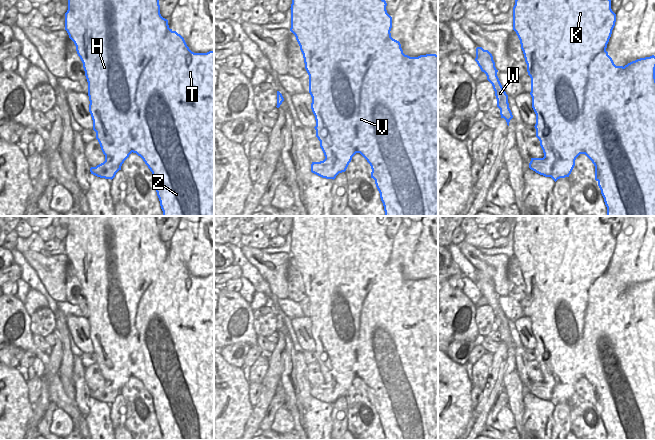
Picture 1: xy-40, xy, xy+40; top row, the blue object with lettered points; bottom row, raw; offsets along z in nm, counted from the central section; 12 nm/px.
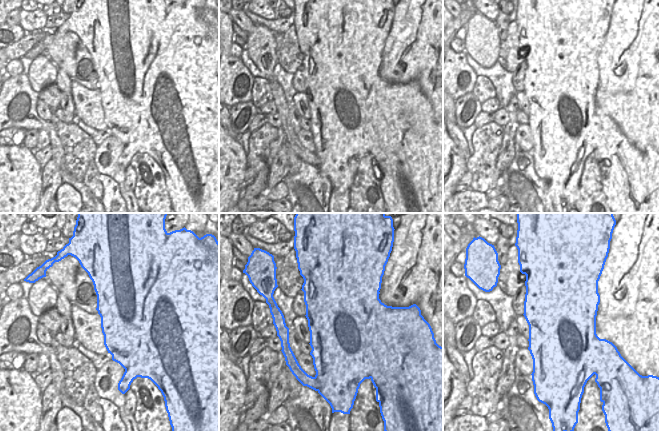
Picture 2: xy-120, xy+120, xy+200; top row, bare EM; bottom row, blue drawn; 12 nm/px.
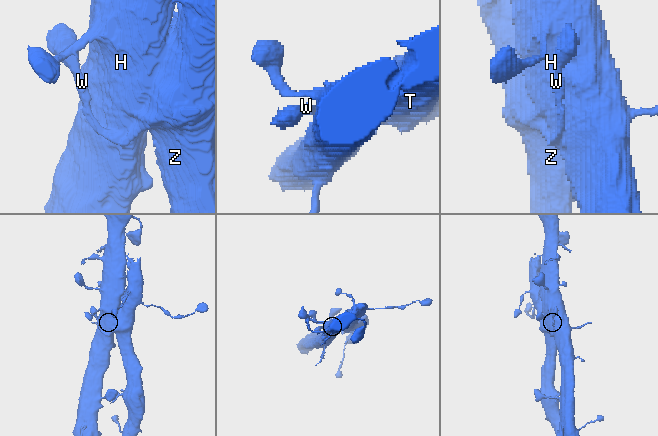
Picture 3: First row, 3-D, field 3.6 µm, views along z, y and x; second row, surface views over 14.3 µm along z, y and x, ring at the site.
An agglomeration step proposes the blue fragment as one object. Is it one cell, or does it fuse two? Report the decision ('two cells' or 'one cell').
two cells

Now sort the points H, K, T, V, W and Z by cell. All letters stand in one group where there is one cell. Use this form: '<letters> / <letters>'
H K W / T V Z

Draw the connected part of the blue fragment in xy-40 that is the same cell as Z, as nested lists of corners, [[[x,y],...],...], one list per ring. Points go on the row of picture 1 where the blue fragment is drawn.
[[[167,26],[161,45],[157,47],[157,51],[139,79],[136,98],[127,122],[127,126],[137,127],[136,144],[132,146],[132,152],[140,156],[152,172],[163,216],[214,216],[214,51],[192,52],[184,38]]]

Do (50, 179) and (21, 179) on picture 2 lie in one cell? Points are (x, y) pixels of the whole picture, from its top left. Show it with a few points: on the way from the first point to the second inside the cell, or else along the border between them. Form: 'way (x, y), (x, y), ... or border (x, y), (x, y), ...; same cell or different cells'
border (43, 169), (40, 198), (37, 202); different cells

